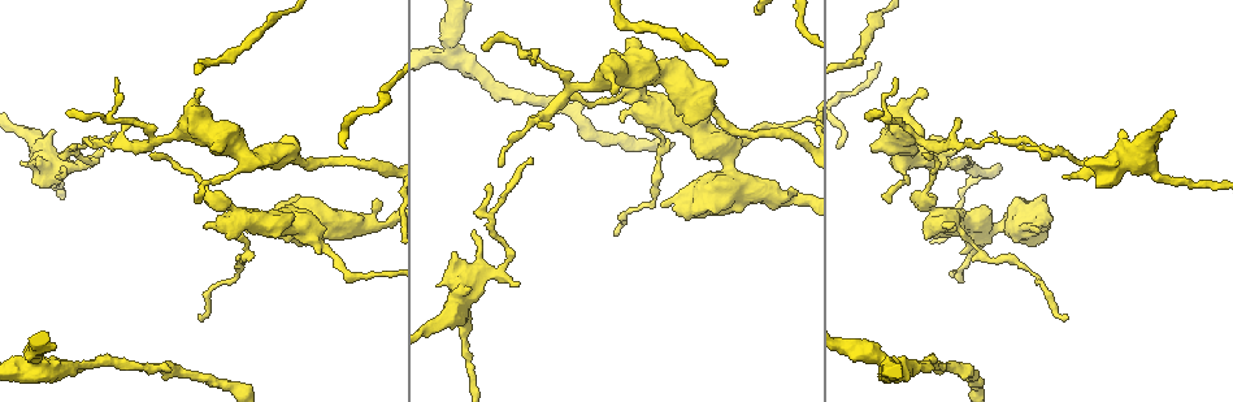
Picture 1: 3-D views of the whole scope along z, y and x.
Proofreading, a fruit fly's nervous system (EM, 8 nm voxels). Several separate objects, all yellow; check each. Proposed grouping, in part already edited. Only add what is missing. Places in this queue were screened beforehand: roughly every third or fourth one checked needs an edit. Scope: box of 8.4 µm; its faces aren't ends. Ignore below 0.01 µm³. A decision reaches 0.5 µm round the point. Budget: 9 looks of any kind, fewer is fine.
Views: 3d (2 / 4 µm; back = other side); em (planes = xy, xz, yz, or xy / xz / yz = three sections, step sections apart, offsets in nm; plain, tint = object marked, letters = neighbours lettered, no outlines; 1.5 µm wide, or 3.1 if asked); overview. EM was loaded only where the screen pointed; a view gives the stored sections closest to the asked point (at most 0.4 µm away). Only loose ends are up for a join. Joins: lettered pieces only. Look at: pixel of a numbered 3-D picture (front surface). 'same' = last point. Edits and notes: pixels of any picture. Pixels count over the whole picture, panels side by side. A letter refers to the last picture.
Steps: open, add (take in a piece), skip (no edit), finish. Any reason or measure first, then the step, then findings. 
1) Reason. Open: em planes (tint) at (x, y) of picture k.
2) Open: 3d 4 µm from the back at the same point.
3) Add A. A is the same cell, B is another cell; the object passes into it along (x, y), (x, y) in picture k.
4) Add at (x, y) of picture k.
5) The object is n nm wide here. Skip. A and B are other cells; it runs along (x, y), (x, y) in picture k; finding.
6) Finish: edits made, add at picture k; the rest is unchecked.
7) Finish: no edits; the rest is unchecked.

An open end. Open: em planes (tint) at (205, 226) of picture 1.

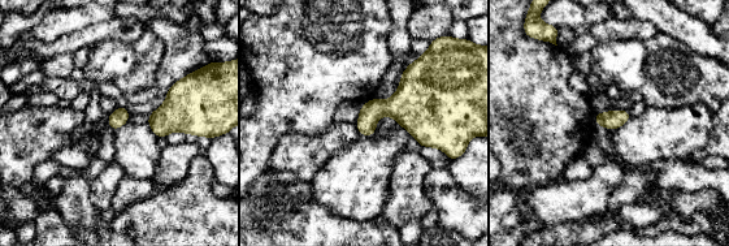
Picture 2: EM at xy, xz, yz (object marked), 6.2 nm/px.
Open: em planes (letters) at the same point.

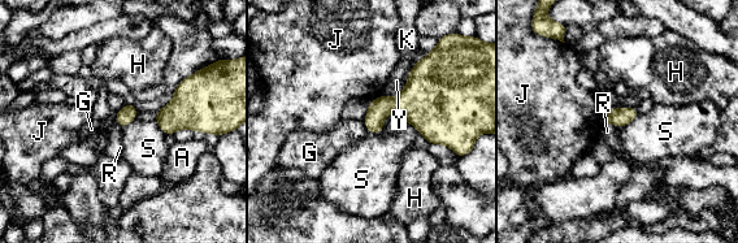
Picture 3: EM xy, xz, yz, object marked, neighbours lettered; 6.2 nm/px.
The longest contact is with Y, 320 nm. Skip. A, G, H, J, K, R, S and Y are other cells; a border runs along (603, 121), (608, 121), (617, 127) in picture 3; no lettered piece goes on from it.

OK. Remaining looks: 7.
Branch stops here. Open: em planes (letters) at (246, 231) of picture 1.

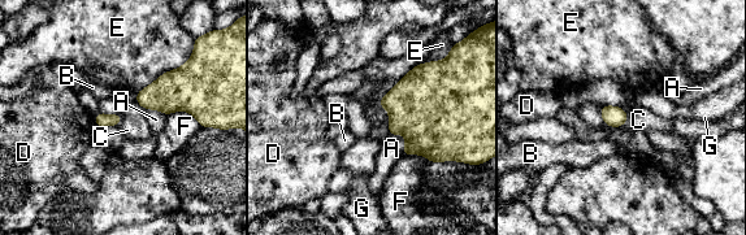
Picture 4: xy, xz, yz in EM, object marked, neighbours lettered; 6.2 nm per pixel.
Skip. A, B, C, D, E, F and G are other cells; a border runs along (92, 117), (98, 126) in picture 4; none of them fits.

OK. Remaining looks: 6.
Free end. Open: 3d 4 µm at (202, 320) of picture 1.

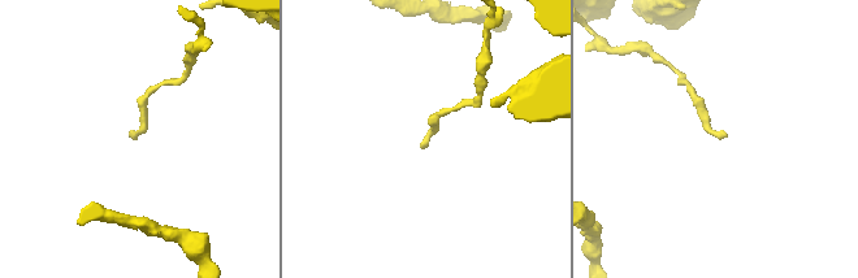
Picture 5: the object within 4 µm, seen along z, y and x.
Shape alone is not enough. Open: em planes (letters) at (131, 138) of picture 5.

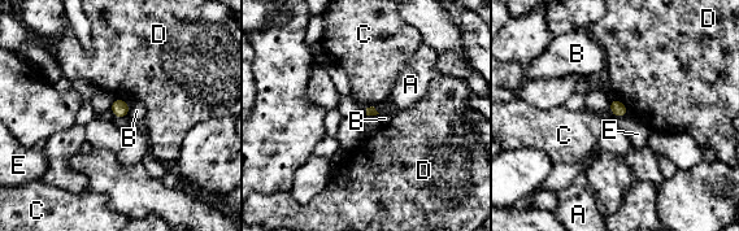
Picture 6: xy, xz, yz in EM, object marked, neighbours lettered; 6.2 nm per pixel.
Skip. A, B, C, D and E are other cells; a border runs along (126, 116), (116, 118) in picture 6; no lettered piece goes on from it.

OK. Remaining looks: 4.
Free end. Open: 3d 2 µm at (520, 283) of picture 1.

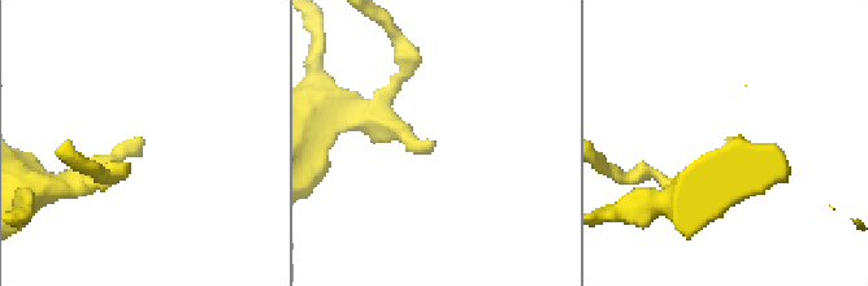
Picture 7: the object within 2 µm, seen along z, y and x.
Open: em xy step 4 (tint) at (436, 144) of picture 7.

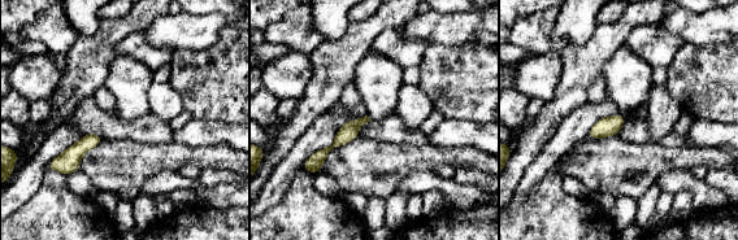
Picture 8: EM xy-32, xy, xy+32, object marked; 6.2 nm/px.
Open: em xy step 4 (letters) at the same point.

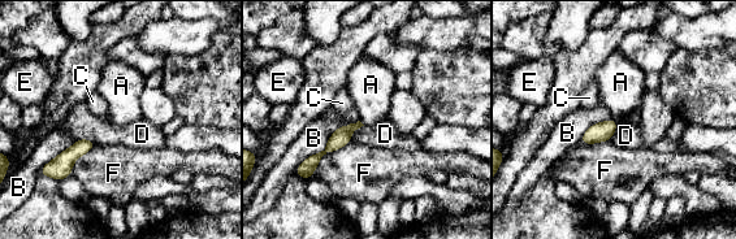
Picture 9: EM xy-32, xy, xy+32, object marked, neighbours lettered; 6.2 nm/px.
Skip. A, B, C, D, E and F are other cells; a border runs along (76, 139), (91, 139), (95, 144) in picture 9; none of them fits.

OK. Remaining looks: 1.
Finish: no edits; the rest is unchecked.

